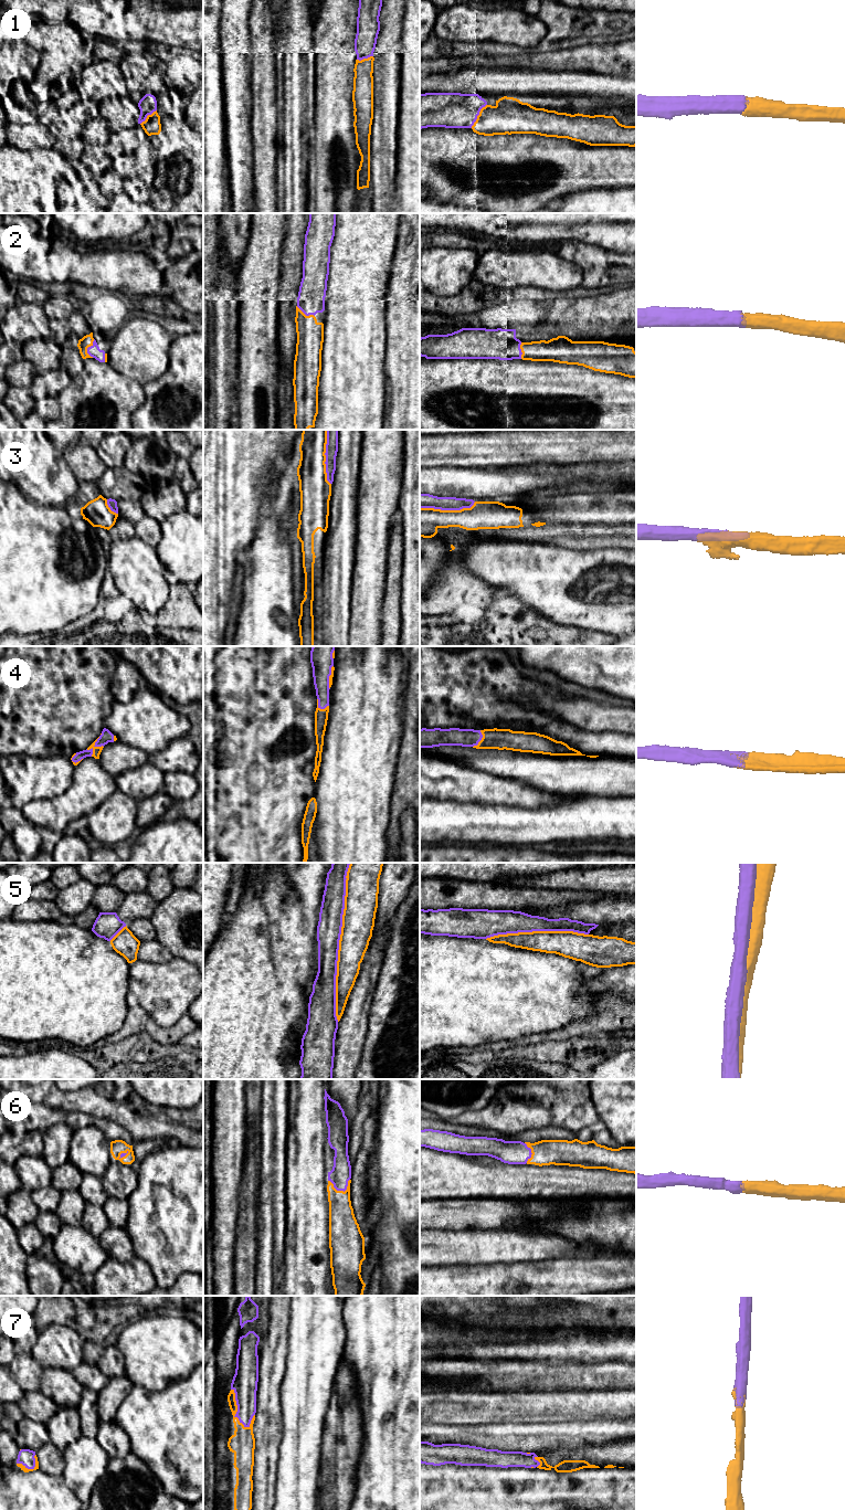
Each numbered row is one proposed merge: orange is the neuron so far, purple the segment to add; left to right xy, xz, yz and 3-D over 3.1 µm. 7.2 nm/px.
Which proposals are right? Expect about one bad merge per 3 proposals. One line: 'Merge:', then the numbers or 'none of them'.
Merge: 1, 2, 3, 4, 6, 7

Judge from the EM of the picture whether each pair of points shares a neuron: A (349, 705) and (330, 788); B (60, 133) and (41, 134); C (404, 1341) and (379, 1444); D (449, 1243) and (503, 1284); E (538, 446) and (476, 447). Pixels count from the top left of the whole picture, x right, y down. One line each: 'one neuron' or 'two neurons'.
A: one neuron
B: two neurons
C: one neuron
D: two neurons
E: one neuron

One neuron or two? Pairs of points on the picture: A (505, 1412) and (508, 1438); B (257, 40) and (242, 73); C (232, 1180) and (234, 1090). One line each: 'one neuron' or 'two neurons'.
A: two neurons
B: two neurons
C: one neuron

